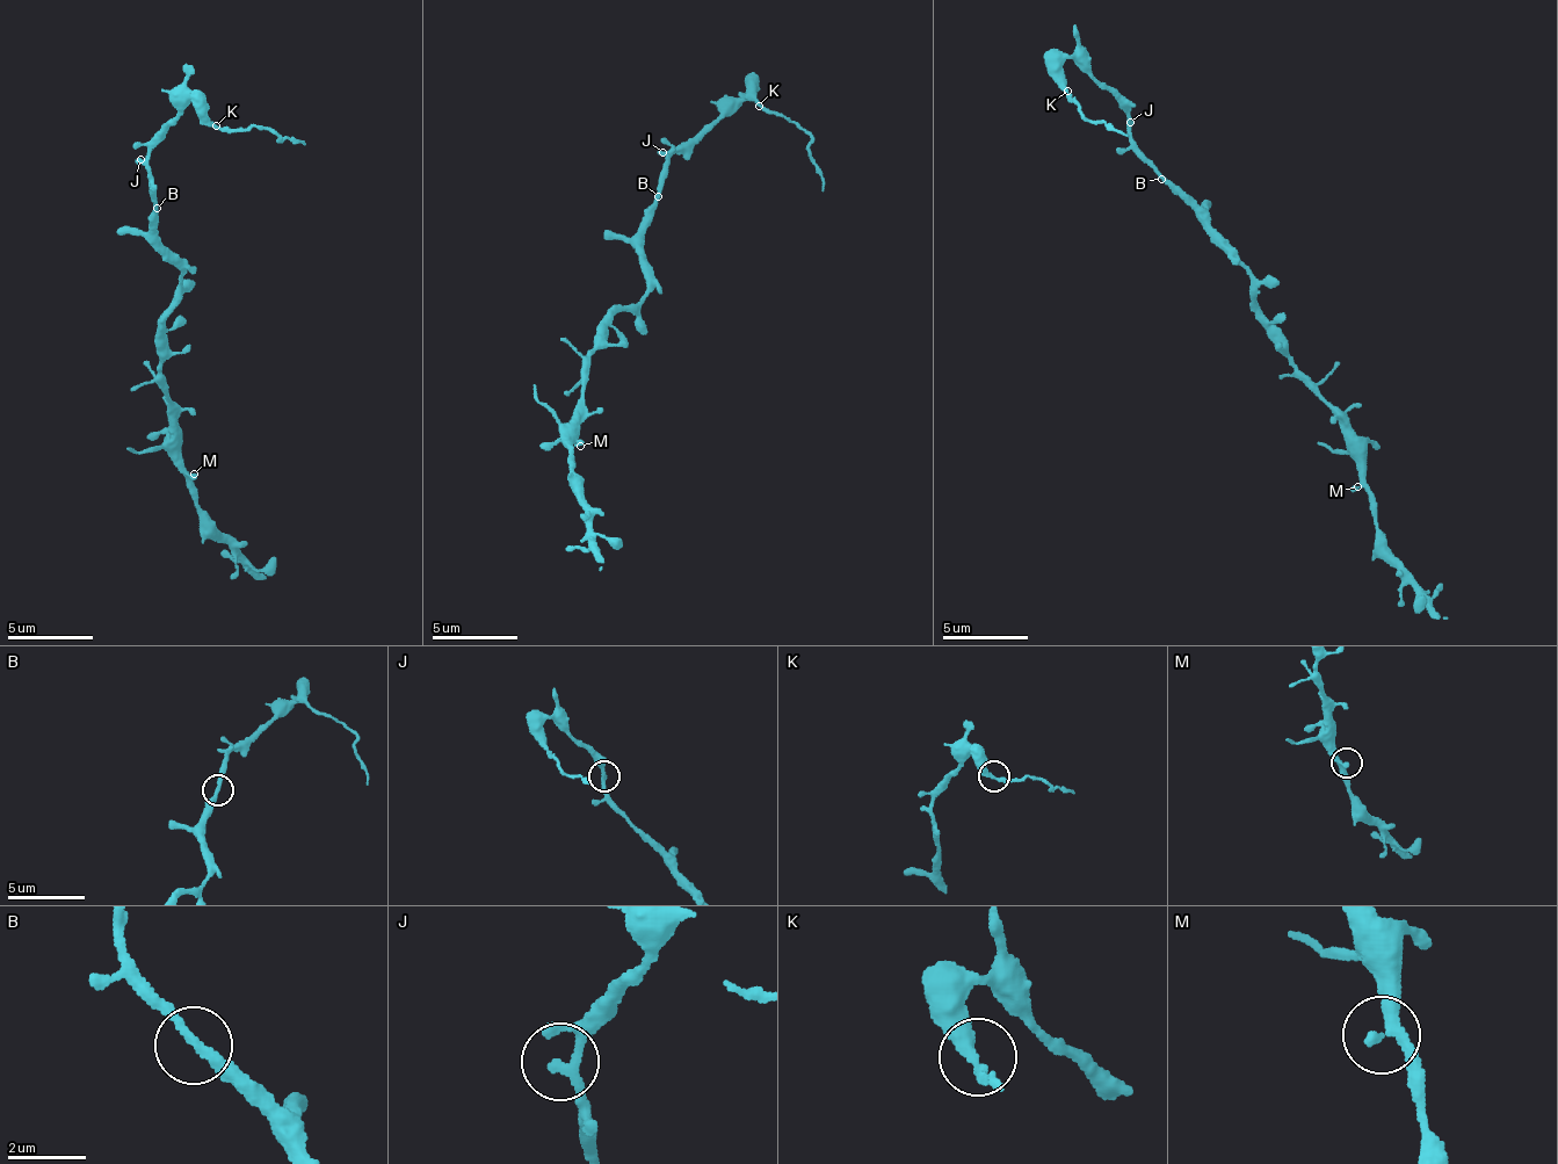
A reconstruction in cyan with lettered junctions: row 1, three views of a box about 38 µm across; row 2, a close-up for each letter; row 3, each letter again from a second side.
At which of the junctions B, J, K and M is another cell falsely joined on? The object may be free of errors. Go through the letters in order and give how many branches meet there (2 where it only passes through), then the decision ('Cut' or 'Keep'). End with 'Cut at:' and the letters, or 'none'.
B: Branches: 2. Keep
J: Branches: 2. Keep
K: Branches: 2. Cut
M: Branches: 2. Keep
Cut at: K

